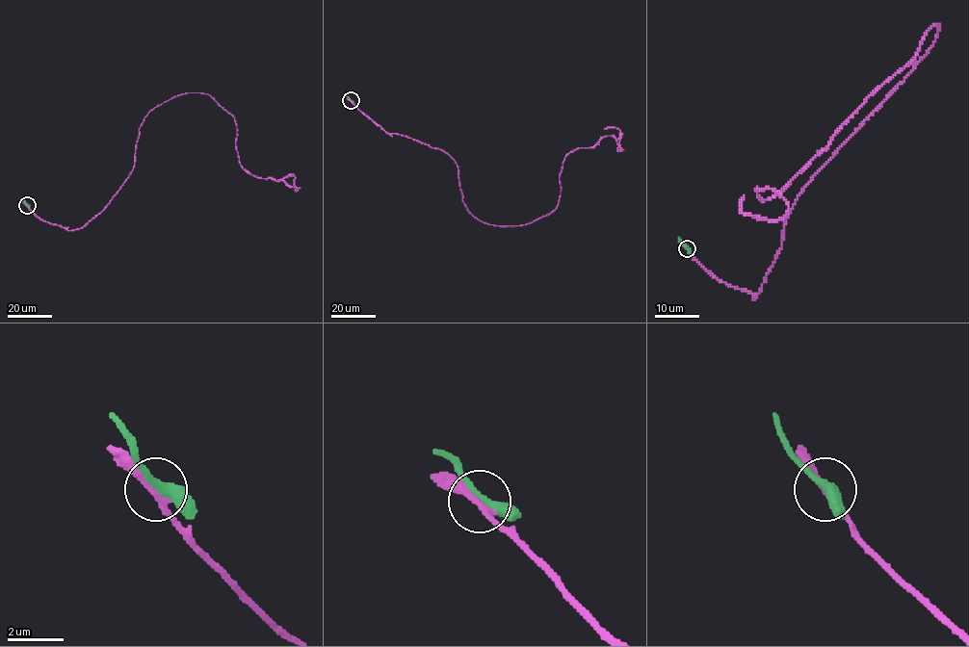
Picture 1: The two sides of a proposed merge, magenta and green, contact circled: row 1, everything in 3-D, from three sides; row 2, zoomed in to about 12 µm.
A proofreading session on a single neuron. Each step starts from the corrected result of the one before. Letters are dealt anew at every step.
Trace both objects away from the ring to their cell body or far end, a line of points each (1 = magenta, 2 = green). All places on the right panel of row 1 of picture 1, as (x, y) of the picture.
1: (687, 249), (753, 299), (796, 199), (938, 23), (781, 194), (757, 191), (786, 215), (743, 196)
2: (687, 249), (678, 237)

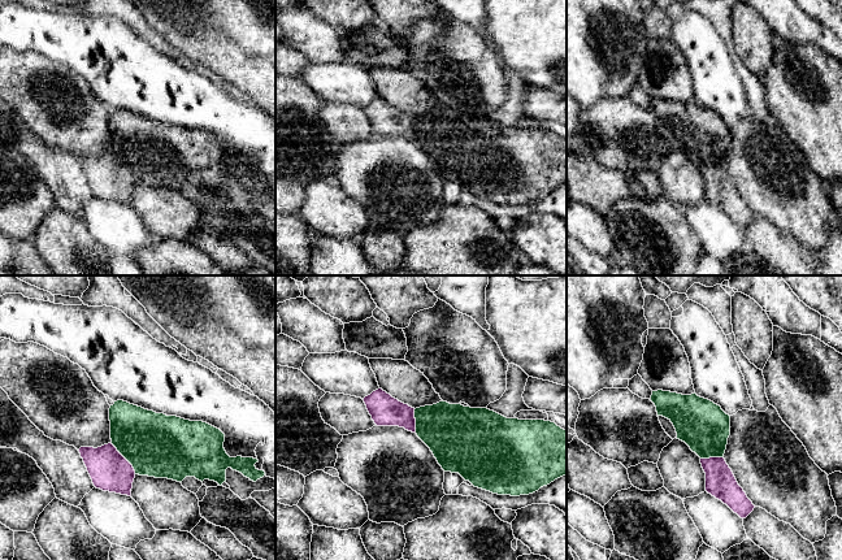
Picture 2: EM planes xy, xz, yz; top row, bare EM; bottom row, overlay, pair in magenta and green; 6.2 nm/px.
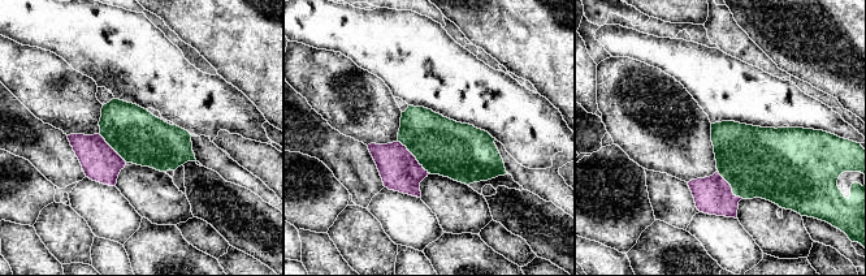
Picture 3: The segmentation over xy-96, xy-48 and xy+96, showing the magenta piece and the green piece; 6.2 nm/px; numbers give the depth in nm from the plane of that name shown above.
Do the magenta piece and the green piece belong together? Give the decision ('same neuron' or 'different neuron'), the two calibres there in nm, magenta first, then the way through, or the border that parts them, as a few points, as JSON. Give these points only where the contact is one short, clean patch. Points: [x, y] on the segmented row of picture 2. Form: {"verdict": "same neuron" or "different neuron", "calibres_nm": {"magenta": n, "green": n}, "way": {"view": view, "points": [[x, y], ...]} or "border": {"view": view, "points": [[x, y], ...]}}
{"verdict": "different neuron", "calibres_nm": {"magenta": 240, "green": 400}}

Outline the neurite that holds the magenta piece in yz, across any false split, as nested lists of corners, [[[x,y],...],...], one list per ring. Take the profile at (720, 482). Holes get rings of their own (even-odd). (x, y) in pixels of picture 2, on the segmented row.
[[[700,459],[700,464],[706,473],[706,491],[726,504],[741,518],[746,518],[755,505],[738,485],[725,459]]]

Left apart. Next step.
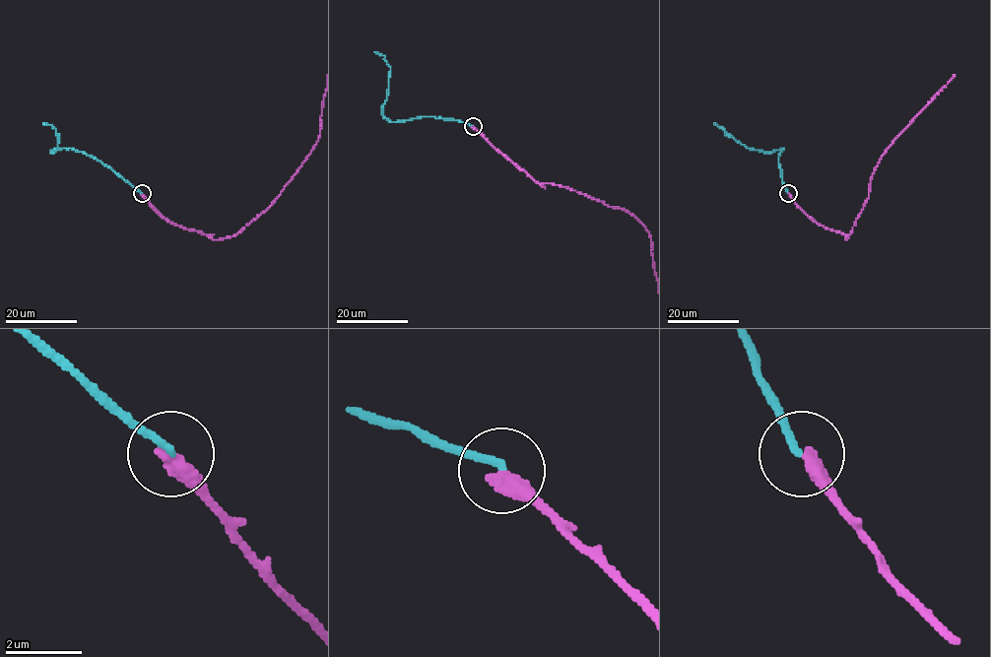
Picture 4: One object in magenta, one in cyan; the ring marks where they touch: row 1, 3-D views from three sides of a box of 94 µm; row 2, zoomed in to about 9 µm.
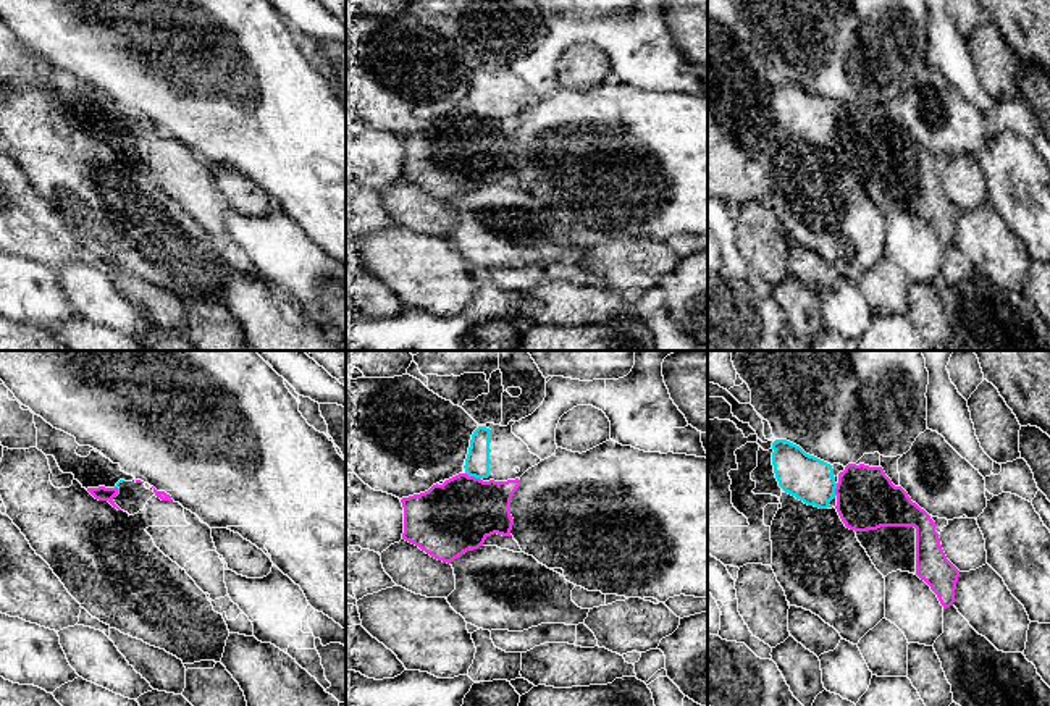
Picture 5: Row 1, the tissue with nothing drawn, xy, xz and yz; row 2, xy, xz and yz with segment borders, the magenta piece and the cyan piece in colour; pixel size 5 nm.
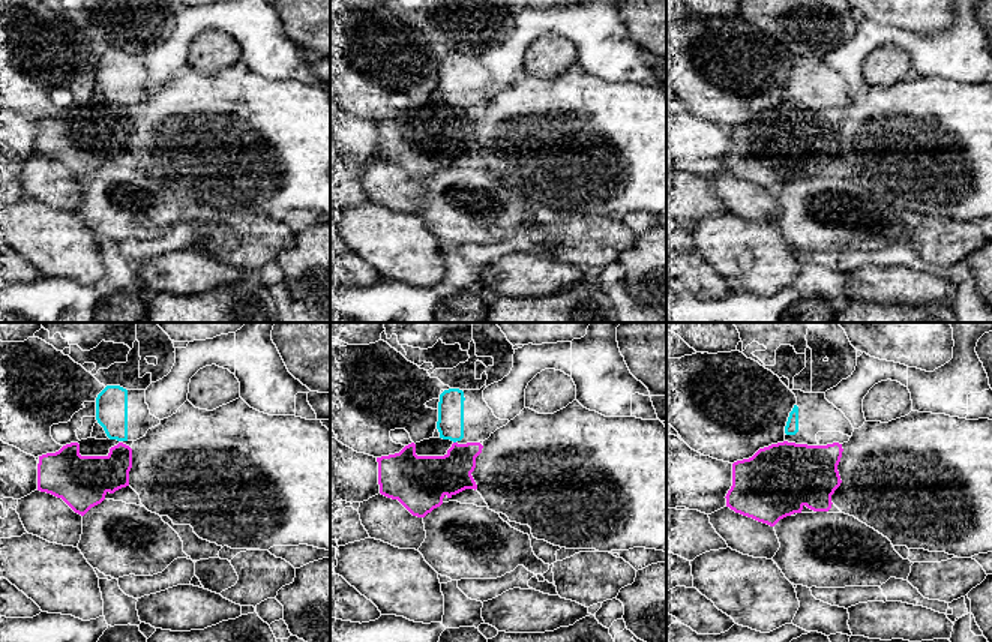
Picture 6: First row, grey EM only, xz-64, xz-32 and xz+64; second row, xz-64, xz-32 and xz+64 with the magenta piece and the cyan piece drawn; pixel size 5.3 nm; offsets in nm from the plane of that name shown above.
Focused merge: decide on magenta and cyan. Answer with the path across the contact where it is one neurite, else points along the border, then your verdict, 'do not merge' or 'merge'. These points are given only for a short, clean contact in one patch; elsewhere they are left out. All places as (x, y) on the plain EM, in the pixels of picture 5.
border along xz (466, 110), (480, 118); do not merge

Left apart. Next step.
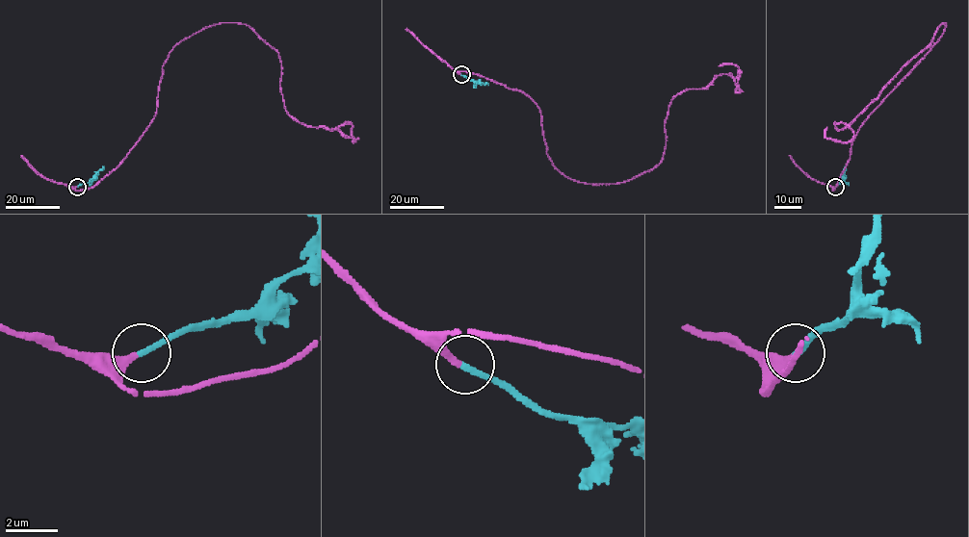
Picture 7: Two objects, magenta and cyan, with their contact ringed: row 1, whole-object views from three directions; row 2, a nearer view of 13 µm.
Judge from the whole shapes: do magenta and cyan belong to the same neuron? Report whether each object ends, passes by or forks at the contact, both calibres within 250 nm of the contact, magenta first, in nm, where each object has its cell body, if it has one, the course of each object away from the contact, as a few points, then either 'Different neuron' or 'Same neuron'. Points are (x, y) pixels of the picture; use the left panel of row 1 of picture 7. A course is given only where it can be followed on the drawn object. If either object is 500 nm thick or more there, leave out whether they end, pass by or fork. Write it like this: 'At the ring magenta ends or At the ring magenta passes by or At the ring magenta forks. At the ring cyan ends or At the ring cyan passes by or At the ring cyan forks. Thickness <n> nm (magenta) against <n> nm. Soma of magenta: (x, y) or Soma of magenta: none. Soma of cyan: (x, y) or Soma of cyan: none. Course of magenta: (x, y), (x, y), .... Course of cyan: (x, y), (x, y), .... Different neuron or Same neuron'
At the ring magenta ends. At the ring cyan ends. Thickness 280 nm (magenta) against 240 nm. Soma of magenta: none. Soma of cyan: none. Course of magenta: (76, 186), (152, 119), (170, 53), (222, 22), (276, 51), (293, 117), (350, 123), (353, 142), (334, 128). Course of cyan: (77, 186), (89, 181), (103, 166). Same neuron

